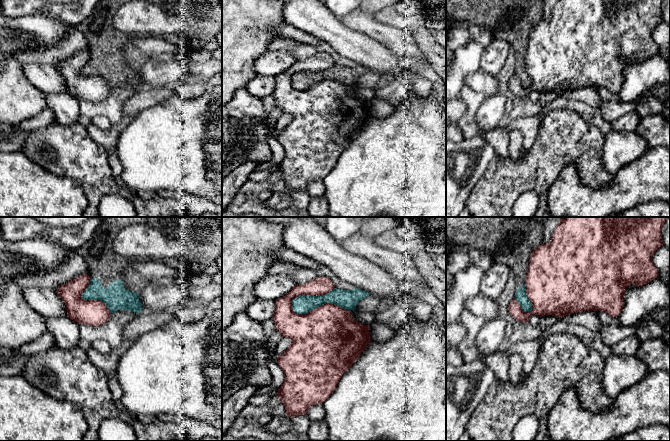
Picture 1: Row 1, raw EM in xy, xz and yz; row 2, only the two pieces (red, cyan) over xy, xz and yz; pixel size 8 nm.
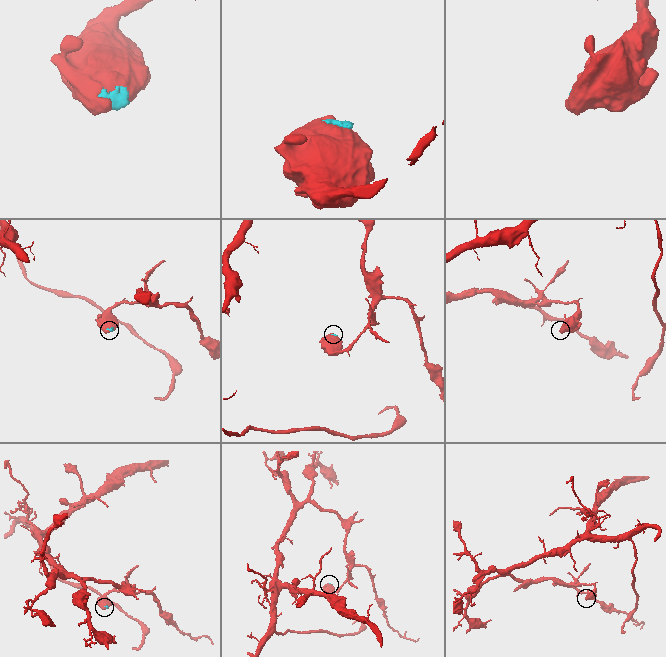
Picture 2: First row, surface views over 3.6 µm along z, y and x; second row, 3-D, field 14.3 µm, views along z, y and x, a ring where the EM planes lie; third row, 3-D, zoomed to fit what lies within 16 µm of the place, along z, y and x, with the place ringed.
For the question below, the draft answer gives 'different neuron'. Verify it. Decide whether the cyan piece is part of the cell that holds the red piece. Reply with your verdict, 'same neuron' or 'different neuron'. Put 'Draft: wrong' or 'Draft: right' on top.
Draft: right
different neuron

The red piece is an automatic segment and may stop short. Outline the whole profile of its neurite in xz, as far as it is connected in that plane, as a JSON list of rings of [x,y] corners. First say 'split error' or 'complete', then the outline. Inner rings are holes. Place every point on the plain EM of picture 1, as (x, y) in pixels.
complete; [[[317,53],[303,61],[295,61],[289,69],[276,76],[272,92],[275,107],[292,116],[287,126],[277,132],[277,139],[285,151],[277,172],[286,185],[285,191],[290,194],[306,190],[312,181],[323,180],[334,168],[342,151],[371,118],[369,101],[357,98],[349,86],[335,80],[325,79],[305,90],[293,87],[294,74],[300,71],[323,72],[334,64],[334,59],[329,54]]]

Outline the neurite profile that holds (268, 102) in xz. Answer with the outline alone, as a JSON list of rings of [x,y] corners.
[[[270,94],[270,95],[262,98],[262,104],[263,104],[265,113],[269,114],[275,107],[275,98],[274,98],[273,94]]]

